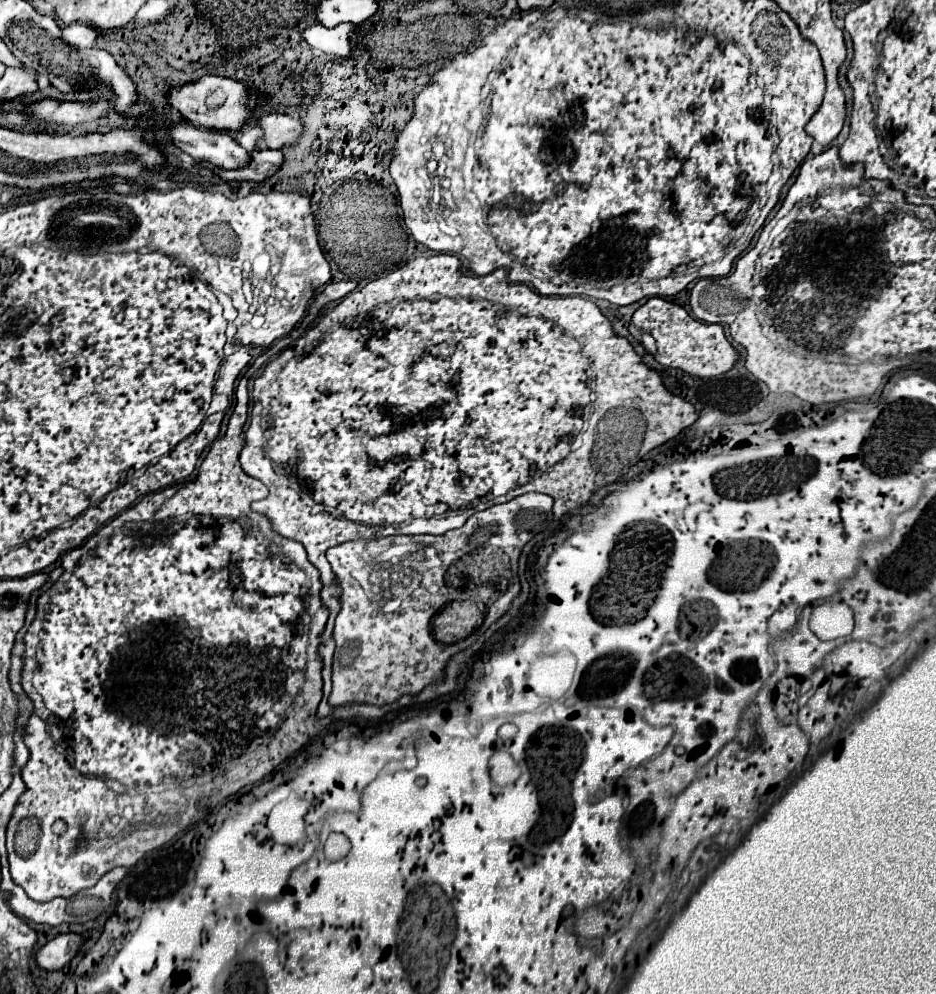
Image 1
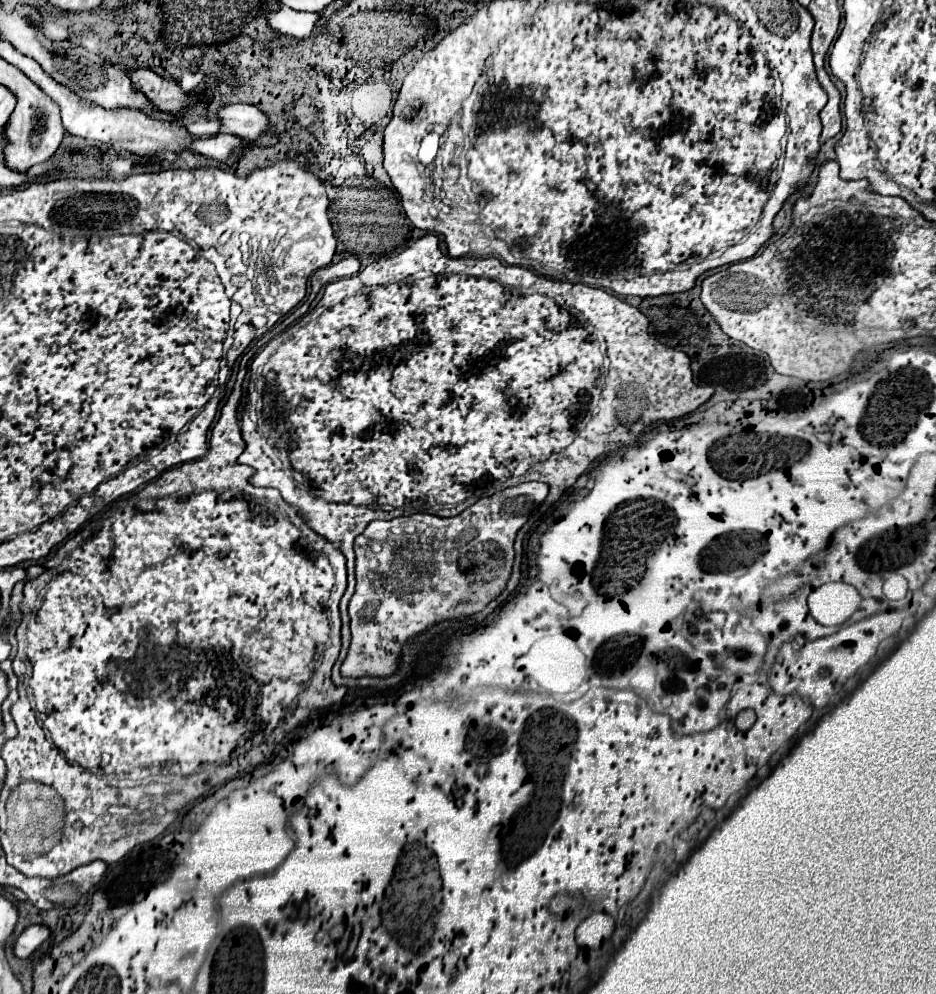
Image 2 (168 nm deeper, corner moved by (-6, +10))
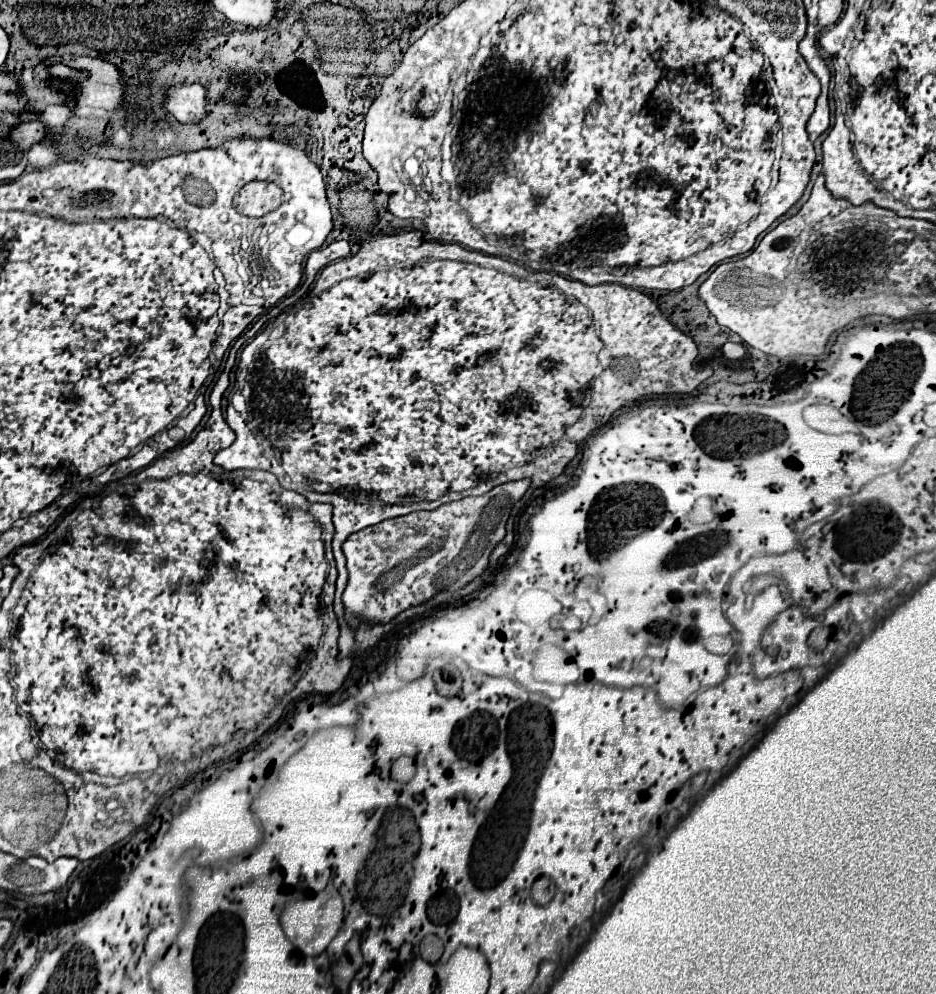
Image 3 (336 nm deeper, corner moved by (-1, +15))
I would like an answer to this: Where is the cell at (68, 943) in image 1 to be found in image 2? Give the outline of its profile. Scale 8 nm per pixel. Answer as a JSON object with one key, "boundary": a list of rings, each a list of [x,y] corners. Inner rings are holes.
{"boundary":[[[32,925],[14,943],[14,953],[16,957],[30,957],[48,939],[50,939],[50,929],[46,925]]]}

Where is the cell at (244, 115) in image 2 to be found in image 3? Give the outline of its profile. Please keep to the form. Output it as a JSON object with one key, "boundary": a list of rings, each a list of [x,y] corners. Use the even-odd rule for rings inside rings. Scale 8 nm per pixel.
{"boundary":[[[201,84],[165,86],[163,106],[179,122],[197,122],[205,116],[205,90]]]}

